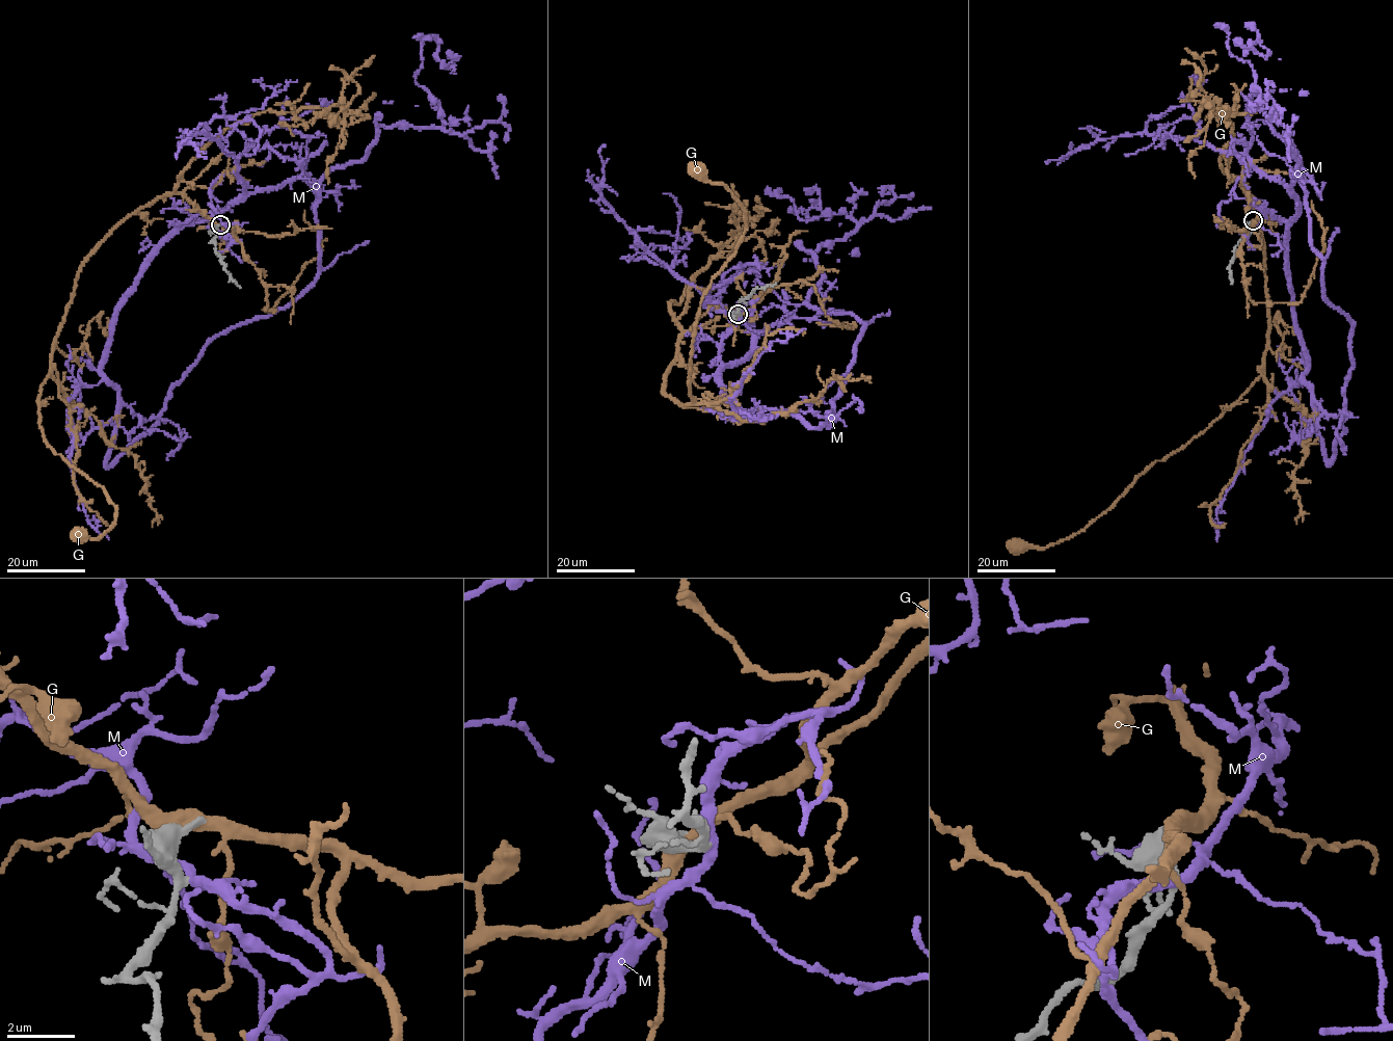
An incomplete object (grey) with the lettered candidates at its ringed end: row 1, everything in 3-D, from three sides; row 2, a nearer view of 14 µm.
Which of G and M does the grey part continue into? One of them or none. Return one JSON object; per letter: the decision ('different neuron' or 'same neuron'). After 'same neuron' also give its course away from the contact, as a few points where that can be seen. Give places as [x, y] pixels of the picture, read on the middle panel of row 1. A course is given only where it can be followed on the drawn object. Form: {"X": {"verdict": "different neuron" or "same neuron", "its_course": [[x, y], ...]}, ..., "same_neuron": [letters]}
{"G": {"verdict": "different neuron"}, "M": {"verdict": "different neuron"}, "same_neuron": []}

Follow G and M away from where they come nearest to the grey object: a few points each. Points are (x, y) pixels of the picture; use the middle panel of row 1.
G: (735, 316), (685, 331), (665, 395), (695, 404), (690, 356), (700, 301), (746, 227), (729, 191), (694, 169)
M: (741, 316), (724, 399), (831, 417), (863, 324), (806, 302), (807, 250), (857, 224), (780, 196), (838, 224)

